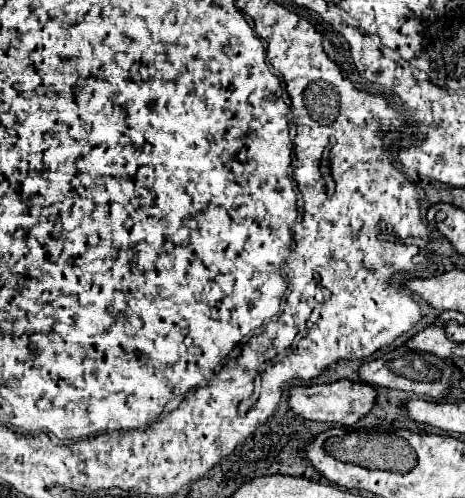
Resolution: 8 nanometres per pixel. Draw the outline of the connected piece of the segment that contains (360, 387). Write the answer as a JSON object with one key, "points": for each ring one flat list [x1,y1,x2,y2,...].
{"points":[[337,380,331,384,311,384,311,386,293,386,289,390,289,408,307,418,317,422,337,422,343,426,355,424,361,416,365,416,375,402,375,388,365,382,351,382,351,380]]}

